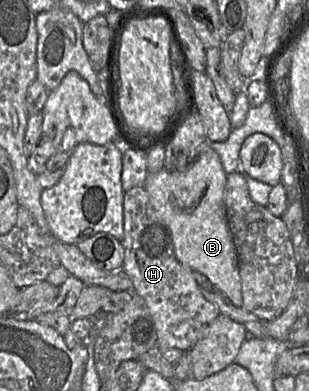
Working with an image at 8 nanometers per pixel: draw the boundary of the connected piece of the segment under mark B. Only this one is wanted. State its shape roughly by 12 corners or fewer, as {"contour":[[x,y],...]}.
{"contour":[[209,143],[182,172],[144,189],[176,259],[236,307],[243,297],[224,205]]}

